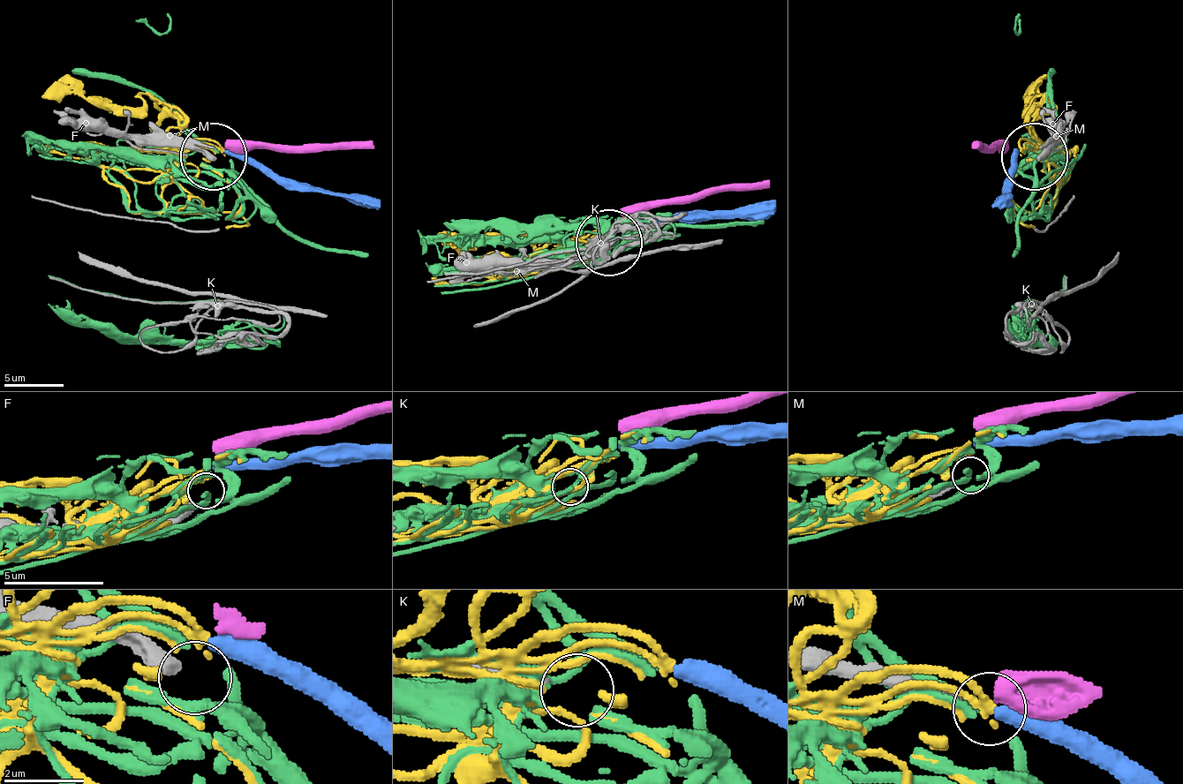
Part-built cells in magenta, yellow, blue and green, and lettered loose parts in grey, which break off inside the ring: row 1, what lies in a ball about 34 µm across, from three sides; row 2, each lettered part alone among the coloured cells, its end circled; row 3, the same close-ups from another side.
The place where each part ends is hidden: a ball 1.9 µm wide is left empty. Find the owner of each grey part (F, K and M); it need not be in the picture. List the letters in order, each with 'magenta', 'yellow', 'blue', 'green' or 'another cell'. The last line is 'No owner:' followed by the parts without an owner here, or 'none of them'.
F: another cell
K: yellow
M: another cell
No owner: F, M

